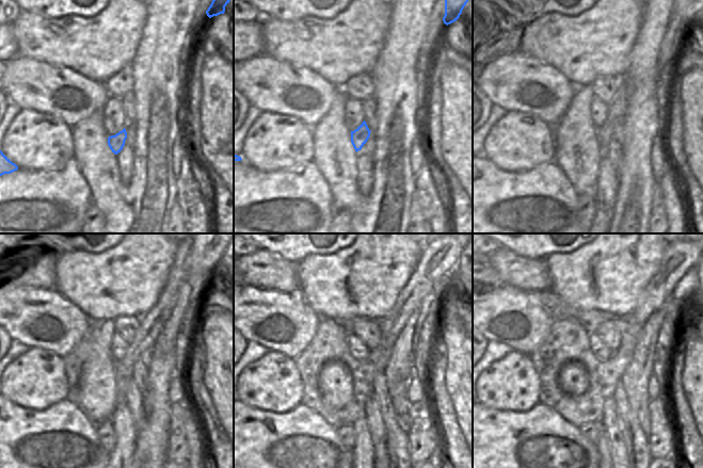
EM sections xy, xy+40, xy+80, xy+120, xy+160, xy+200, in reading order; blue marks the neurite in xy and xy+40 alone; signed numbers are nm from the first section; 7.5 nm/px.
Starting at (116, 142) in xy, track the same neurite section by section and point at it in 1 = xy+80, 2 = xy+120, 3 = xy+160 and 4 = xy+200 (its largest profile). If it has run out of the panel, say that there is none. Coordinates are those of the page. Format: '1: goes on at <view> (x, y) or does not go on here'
1: goes on at xy+80 (617, 109)
2: goes on at xy+120 (150, 324)
3: goes on at xy+160 (440, 257)
4: goes on at xy+200 (680, 256)

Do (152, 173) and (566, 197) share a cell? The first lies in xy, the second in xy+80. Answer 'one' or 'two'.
two

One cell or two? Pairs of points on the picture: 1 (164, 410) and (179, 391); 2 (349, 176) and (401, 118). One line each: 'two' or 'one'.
1: two
2: one

